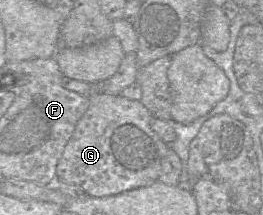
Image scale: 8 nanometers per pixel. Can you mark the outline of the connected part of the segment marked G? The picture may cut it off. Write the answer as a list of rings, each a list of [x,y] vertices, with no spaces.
[[[95,91],[89,96],[89,105],[77,122],[57,164],[56,180],[79,186],[84,194],[107,197],[150,185],[158,180],[162,159],[170,148],[151,127],[150,111],[140,100],[131,100],[120,94]]]

